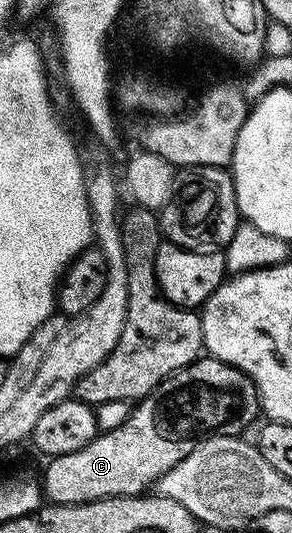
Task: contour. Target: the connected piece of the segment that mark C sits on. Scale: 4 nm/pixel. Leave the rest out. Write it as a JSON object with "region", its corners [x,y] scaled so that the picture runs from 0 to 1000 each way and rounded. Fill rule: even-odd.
{"region":[[[719,668],[685,670],[678,679],[582,702],[524,735],[452,760],[449,777],[414,803],[360,807],[264,848],[171,861],[147,882],[140,917],[164,944],[277,946],[305,938],[366,934],[377,927],[486,927],[514,921],[565,886],[579,886],[620,863],[661,848],[661,841],[705,822],[747,822],[753,814],[815,818],[829,805],[890,782],[887,737],[849,702]]]}

